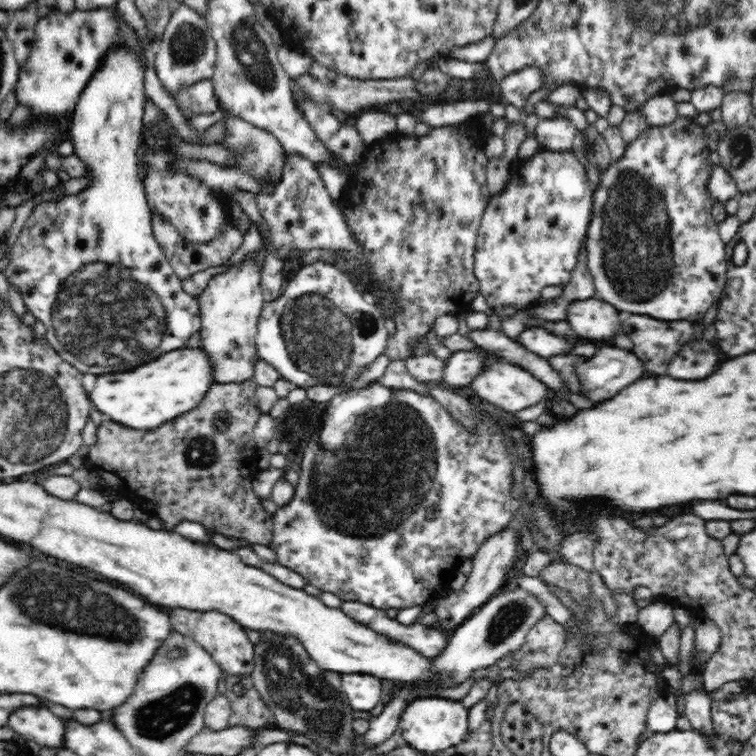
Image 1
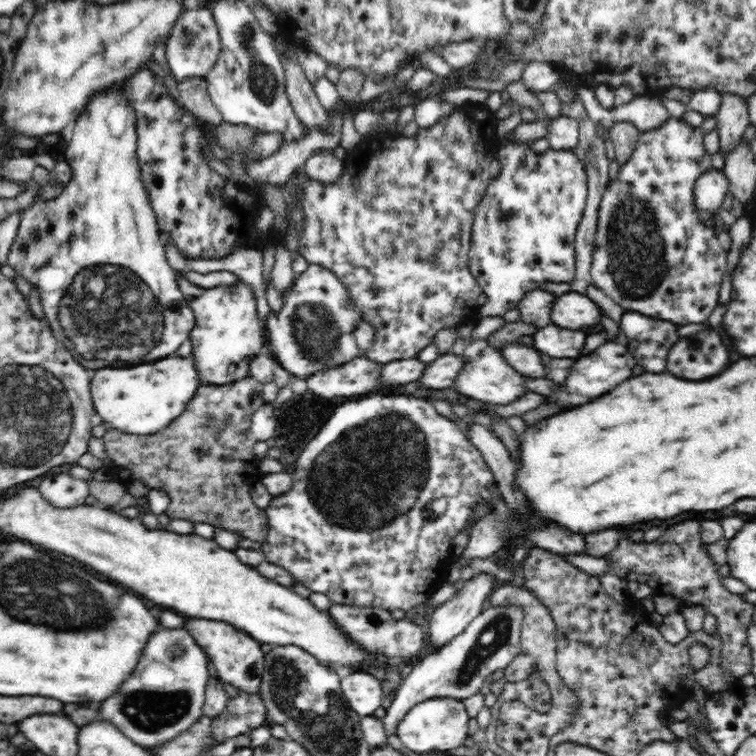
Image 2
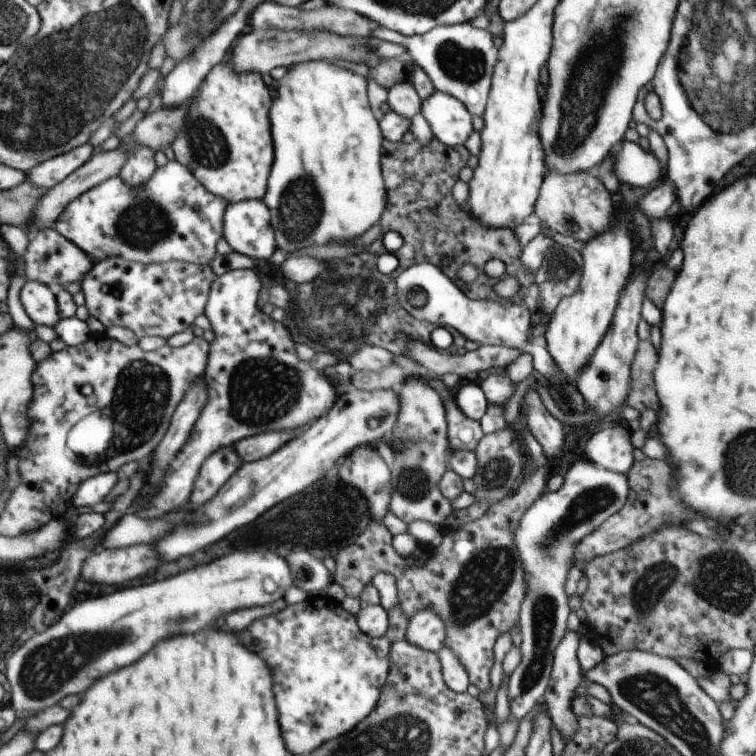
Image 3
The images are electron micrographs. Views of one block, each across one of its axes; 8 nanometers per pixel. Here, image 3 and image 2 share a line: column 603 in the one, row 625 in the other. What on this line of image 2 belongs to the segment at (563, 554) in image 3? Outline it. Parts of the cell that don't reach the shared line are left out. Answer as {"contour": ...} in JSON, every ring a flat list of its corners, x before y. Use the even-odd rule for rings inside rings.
{"contour":[[502,604,492,605,488,610,484,608,484,612,474,618,450,644,442,646,438,652,418,658,412,672,402,679,396,696,381,718,387,736,397,732,398,724,414,704,432,698,455,698,463,701,484,690,484,680,498,668,506,668,520,653,524,618,525,610,520,605]]}

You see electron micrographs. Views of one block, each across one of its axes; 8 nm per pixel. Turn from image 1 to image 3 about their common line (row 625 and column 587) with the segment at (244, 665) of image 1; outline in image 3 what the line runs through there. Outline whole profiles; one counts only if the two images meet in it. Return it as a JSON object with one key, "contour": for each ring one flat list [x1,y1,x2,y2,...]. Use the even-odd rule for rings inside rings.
{"contour":[[588,172,546,173,533,215,542,226,551,228,564,236,572,236,576,240,588,242,610,228,610,216,612,216,610,194,596,176]]}

